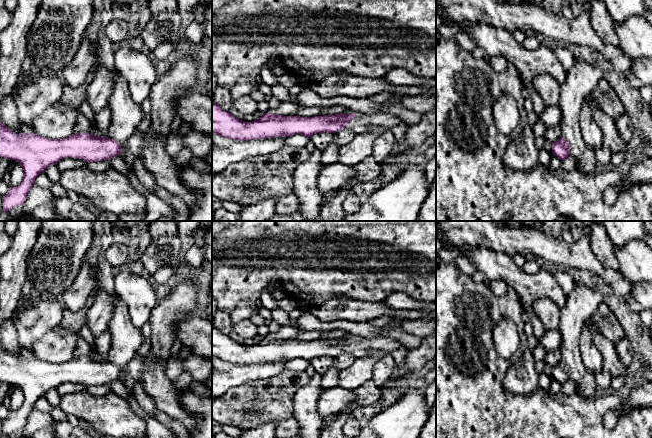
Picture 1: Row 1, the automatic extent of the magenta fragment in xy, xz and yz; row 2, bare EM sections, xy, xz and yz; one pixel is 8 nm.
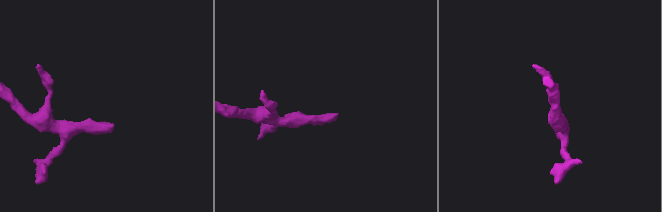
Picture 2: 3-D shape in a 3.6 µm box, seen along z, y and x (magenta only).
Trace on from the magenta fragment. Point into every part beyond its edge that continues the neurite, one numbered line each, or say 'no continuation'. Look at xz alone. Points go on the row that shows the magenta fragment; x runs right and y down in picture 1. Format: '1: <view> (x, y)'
1: xz (360, 123)

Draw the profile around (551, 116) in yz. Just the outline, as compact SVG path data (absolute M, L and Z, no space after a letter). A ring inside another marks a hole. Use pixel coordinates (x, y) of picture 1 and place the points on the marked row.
M546 106L539 116L547 128L557 127L561 122L561 109L558 106Z

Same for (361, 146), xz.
M372 126L369 130L355 134L353 141L338 149L338 162L346 166L354 166L371 155L374 140L387 129Z

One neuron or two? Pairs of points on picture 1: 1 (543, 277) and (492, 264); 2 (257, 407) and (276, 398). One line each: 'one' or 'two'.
1: one
2: one

